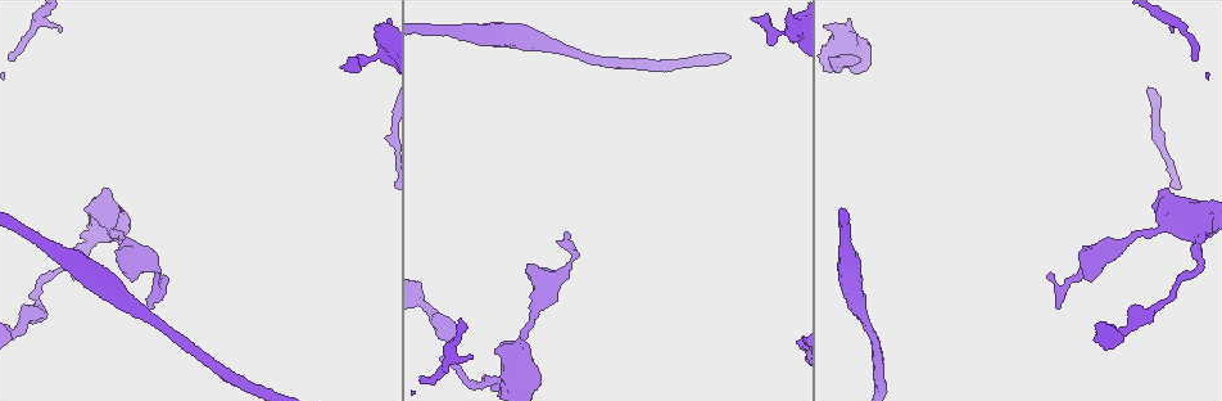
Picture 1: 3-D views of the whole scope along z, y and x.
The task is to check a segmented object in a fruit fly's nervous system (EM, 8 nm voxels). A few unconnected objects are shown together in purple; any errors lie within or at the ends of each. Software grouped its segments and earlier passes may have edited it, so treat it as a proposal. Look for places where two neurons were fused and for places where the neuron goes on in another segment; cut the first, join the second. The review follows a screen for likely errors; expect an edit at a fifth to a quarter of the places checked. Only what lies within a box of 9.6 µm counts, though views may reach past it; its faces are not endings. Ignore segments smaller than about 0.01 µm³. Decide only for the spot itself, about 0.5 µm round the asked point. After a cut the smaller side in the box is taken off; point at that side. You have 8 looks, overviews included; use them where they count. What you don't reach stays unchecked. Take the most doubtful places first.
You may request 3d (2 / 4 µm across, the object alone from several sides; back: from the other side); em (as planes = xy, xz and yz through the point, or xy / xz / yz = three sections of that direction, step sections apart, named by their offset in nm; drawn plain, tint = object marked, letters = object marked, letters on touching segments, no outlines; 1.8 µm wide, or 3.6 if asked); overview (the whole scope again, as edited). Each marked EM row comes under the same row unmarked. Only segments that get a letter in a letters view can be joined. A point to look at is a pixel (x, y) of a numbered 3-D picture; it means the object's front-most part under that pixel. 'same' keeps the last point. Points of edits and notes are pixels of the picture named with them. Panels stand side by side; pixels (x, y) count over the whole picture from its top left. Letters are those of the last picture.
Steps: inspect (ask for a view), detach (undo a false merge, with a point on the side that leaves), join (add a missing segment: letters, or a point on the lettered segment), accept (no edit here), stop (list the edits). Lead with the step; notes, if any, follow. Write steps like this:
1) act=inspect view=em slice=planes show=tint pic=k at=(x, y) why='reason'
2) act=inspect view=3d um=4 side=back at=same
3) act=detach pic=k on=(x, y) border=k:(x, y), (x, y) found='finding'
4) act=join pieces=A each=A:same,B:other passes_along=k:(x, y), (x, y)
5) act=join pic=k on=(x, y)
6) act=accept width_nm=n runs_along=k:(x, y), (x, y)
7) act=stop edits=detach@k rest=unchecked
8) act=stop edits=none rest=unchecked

act=inspect view=3d um=4 pic=1 at=(1170, 30) why='an open end'

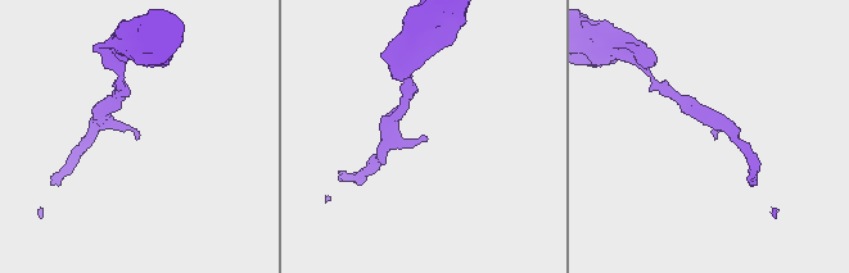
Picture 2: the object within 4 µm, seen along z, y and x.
act=inspect view=em slice=planes show=tint pic=2 at=(427, 141) why='need the tissue'

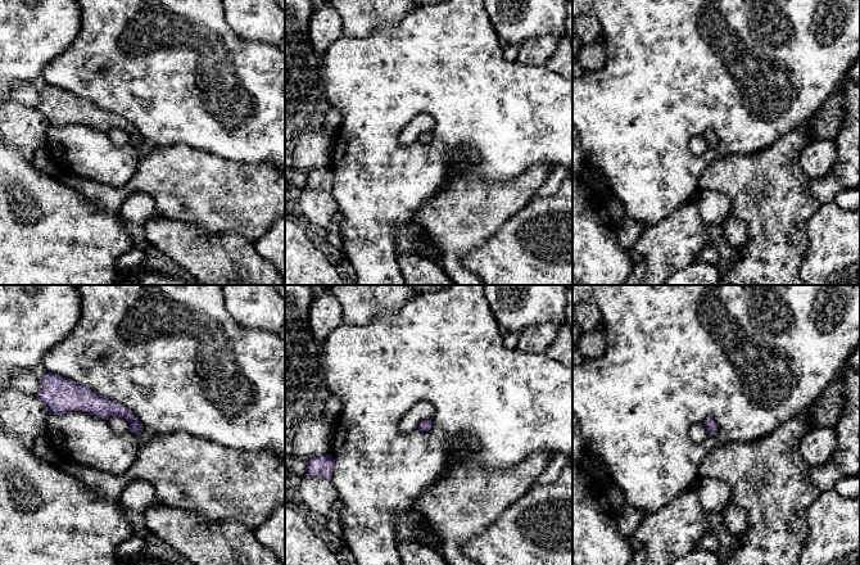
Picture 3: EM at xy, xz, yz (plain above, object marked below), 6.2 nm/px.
act=inspect view=em slice=planes show=letters at=same

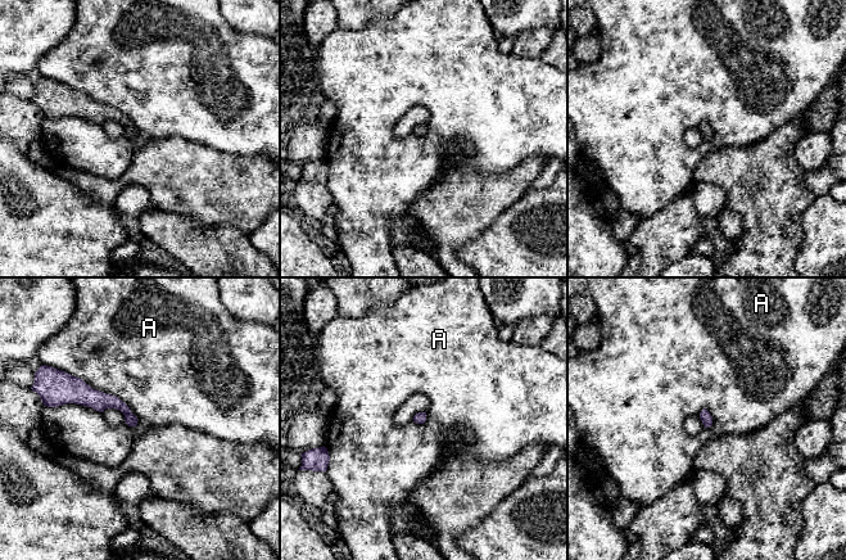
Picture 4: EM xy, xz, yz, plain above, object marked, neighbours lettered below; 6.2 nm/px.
act=accept each=A:other runs_along=4:(64, 394), (116, 402), (134, 421) found='none of them fits'

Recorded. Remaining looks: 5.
act=inspect view=3d um=4 pic=1 at=(343, 65) why='branch stops here'

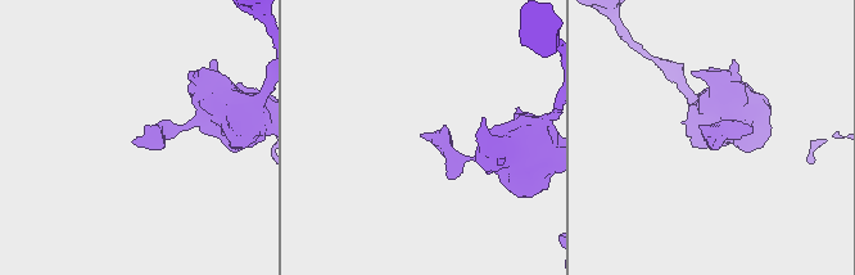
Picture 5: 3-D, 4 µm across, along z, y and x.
act=inspect view=em slice=planes show=letters pic=5 at=(710, 142)

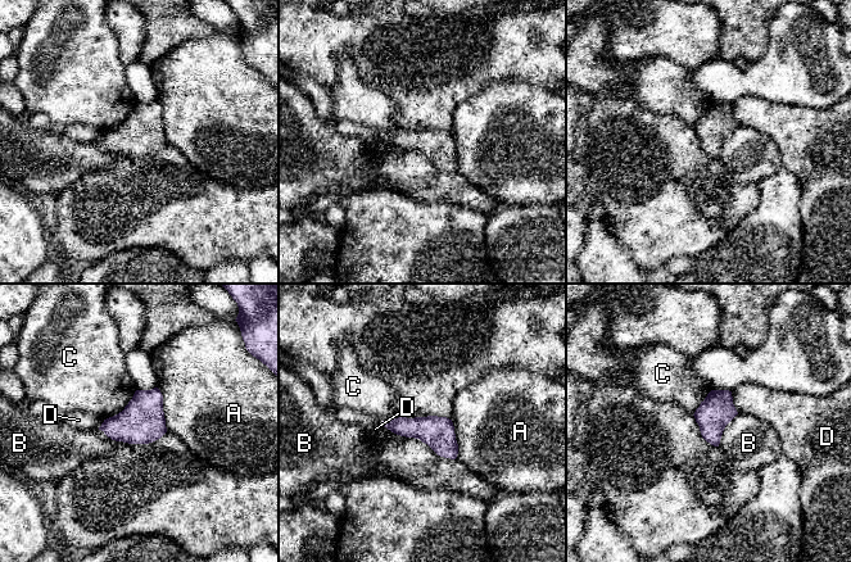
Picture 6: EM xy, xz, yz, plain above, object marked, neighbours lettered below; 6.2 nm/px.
act=accept each=A:other,B:other,C:other,D:other found='none of them fits'

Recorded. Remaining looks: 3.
act=inspect view=3d um=4 pic=1 at=(151, 309) why='branch stops here'

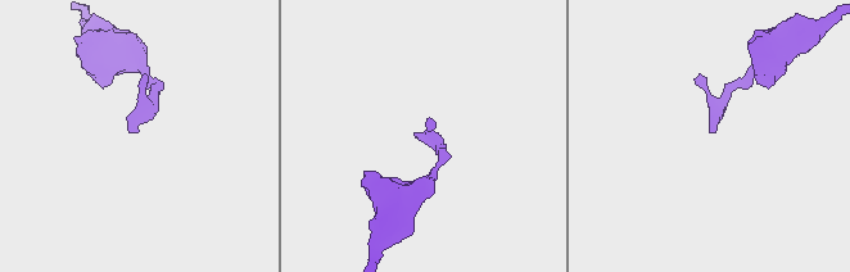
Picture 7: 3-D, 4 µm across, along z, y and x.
act=inspect view=em slice=planes show=letters pic=7 at=(131, 131) why='now the EM'

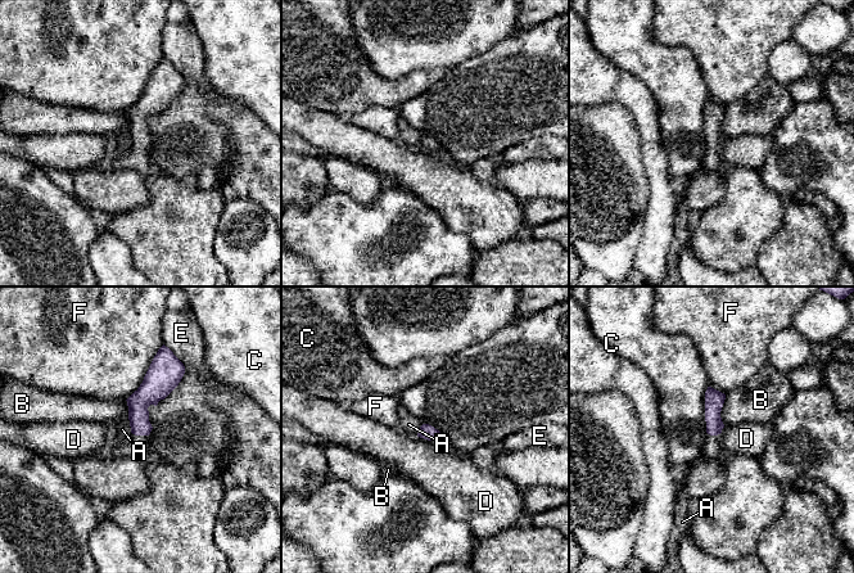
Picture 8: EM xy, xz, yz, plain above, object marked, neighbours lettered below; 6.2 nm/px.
act=accept longest_contact=C:480nm each=A:other,B:other,C:other,D:other,E:other,F:other border=8:(185, 368), (148, 407), (148, 434) found='none of them fits'

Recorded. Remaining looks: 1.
act=stop edits=none rest=unchecked

